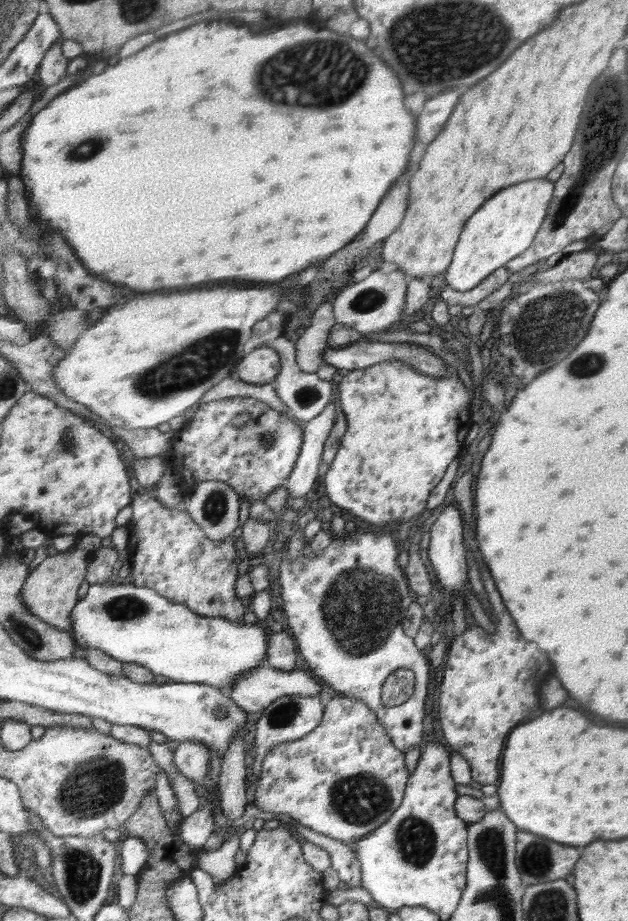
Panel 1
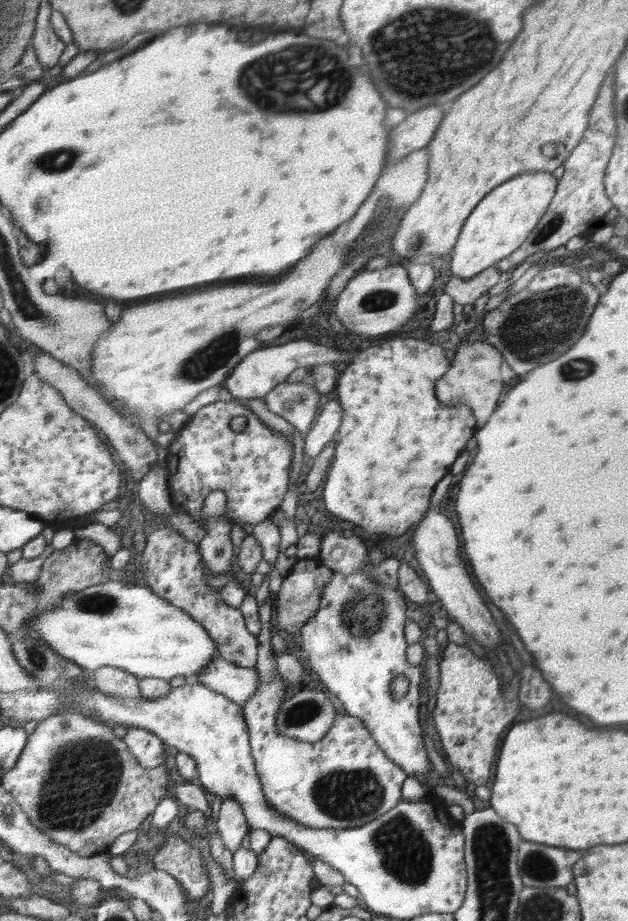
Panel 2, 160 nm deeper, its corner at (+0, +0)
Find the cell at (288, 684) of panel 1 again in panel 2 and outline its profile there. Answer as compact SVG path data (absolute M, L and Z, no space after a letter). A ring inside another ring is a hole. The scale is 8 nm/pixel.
M219 658L216 662L212 662L204 673L198 673L198 676L191 681L220 692L240 706L250 700L260 686L256 668L238 667Z

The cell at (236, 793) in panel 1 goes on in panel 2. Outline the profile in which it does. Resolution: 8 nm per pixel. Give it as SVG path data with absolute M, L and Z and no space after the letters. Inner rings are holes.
M226 799L221 804L216 828L224 846L230 852L236 852L244 840L244 836L250 832L242 807L236 799Z

